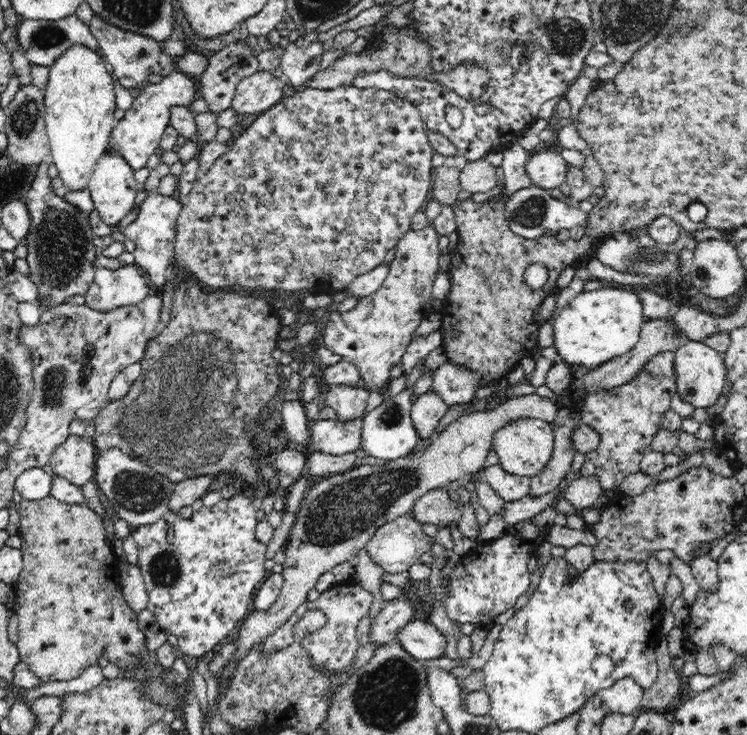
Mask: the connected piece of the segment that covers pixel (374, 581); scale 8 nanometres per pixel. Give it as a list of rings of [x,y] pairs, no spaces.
[[[365,549],[358,552],[353,563],[355,567],[354,581],[358,582],[362,588],[372,593],[373,599],[369,615],[373,621],[385,603],[380,591],[380,578],[382,578],[382,574],[384,574],[385,570],[370,559]]]

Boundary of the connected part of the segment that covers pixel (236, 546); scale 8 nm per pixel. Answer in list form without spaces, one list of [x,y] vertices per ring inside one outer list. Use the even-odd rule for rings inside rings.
[[[258,493],[254,497],[236,494],[229,499],[222,499],[212,507],[203,506],[200,510],[194,511],[190,518],[183,518],[178,513],[172,511],[166,512],[162,518],[149,525],[138,525],[132,529],[132,535],[136,544],[138,545],[138,566],[140,572],[144,577],[144,585],[146,585],[146,592],[148,593],[147,609],[154,614],[160,628],[168,630],[170,634],[174,634],[177,638],[181,652],[186,658],[193,657],[201,658],[210,650],[214,650],[216,644],[220,644],[226,636],[230,636],[232,630],[238,628],[238,624],[242,622],[242,618],[246,617],[248,610],[250,610],[250,602],[252,602],[257,589],[261,586],[268,575],[268,570],[264,568],[266,562],[267,546],[258,542],[255,537],[255,528],[259,521],[256,519],[256,512],[261,509],[262,501],[261,495]]]

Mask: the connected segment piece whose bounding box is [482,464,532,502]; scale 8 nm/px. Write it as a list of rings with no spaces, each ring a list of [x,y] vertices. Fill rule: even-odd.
[[[491,465],[482,471],[483,478],[504,502],[514,502],[529,494],[531,478],[509,474],[502,466]]]

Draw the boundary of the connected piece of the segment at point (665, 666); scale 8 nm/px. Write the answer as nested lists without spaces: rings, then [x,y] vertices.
[[[659,636],[656,660],[658,674],[654,684],[648,690],[645,690],[643,700],[640,702],[639,712],[667,713],[670,704],[677,700],[677,697],[682,694],[685,688],[680,673],[674,669],[674,659],[668,651],[666,636]]]

